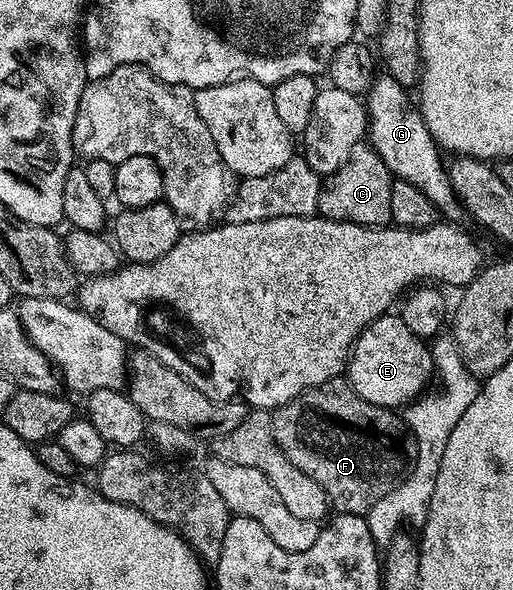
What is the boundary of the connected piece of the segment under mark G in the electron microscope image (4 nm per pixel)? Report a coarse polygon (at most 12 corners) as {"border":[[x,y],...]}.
{"border":[[385,74],[364,96],[368,143],[447,221],[464,209],[421,111]]}

